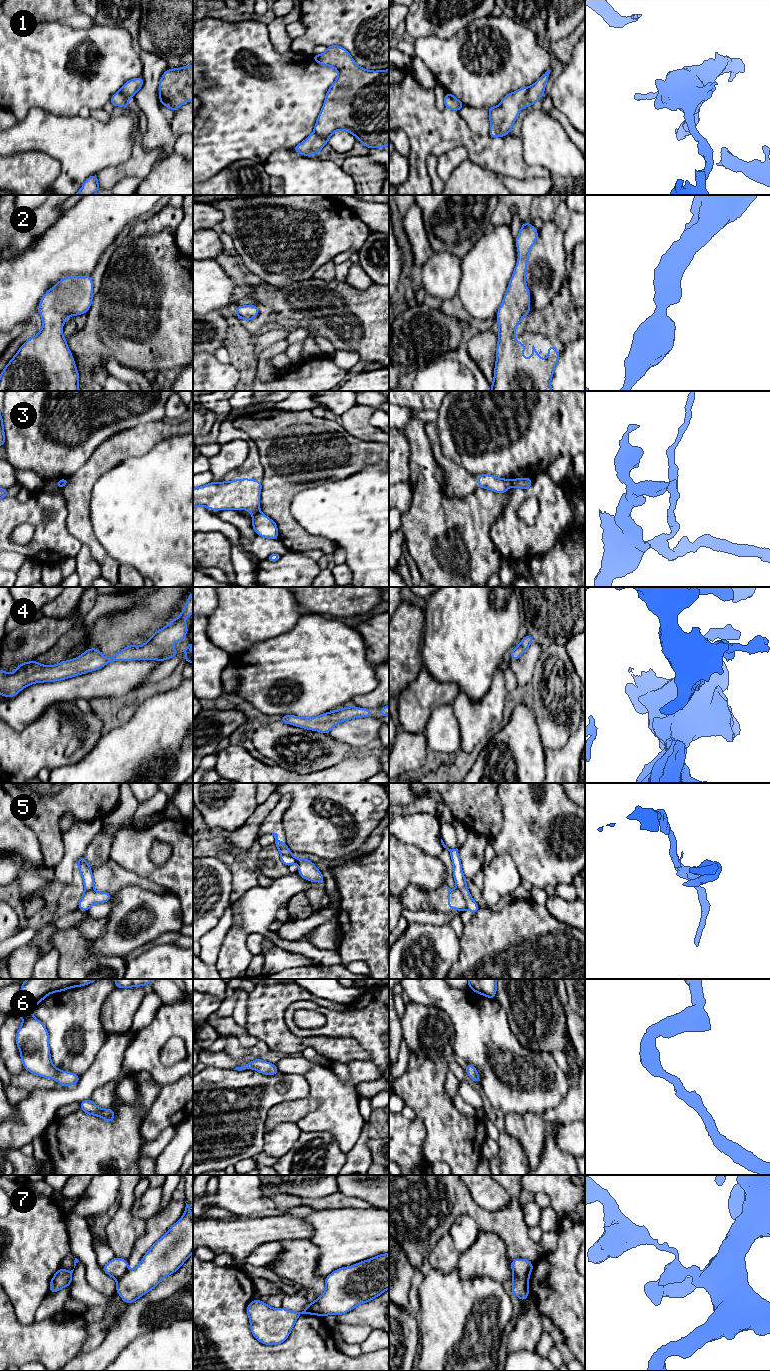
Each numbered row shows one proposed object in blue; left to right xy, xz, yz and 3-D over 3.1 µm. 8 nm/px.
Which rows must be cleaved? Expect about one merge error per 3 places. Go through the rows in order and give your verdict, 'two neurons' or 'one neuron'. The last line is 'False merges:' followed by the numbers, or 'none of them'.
1: two neurons
2: one neuron
3: two neurons
4: one neuron
5: two neurons
6: one neuron
7: two neurons
False merges: 1, 3, 5, 7

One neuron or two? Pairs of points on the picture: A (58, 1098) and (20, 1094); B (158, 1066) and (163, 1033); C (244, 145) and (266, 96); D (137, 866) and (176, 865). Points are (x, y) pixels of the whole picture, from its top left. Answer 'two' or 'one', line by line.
A: two
B: one
C: one
D: one

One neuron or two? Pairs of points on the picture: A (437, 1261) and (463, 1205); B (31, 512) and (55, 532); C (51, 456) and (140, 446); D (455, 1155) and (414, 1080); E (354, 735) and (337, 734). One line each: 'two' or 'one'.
A: two
B: one
C: two
D: one
E: one

